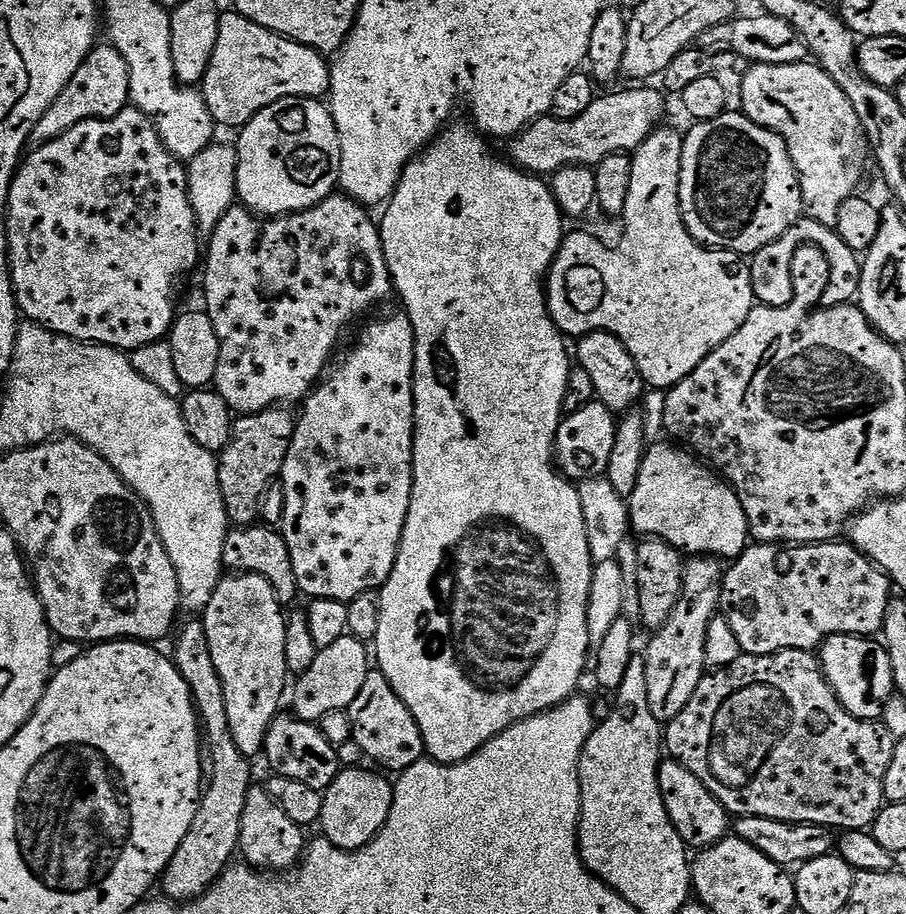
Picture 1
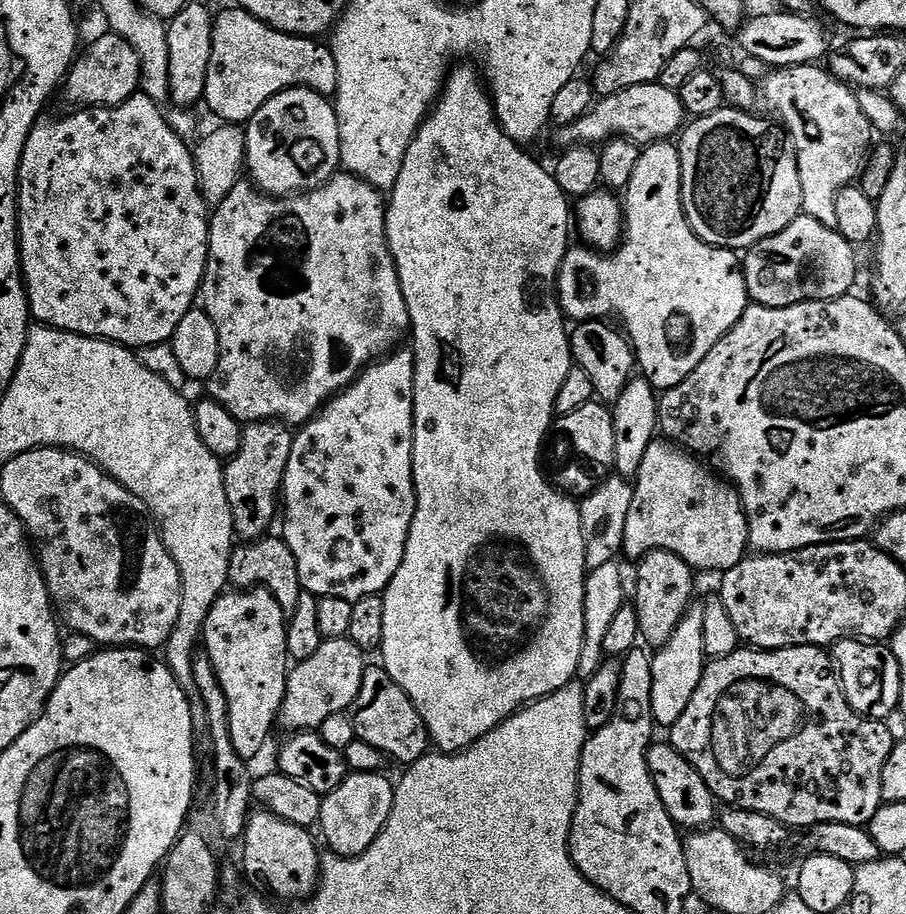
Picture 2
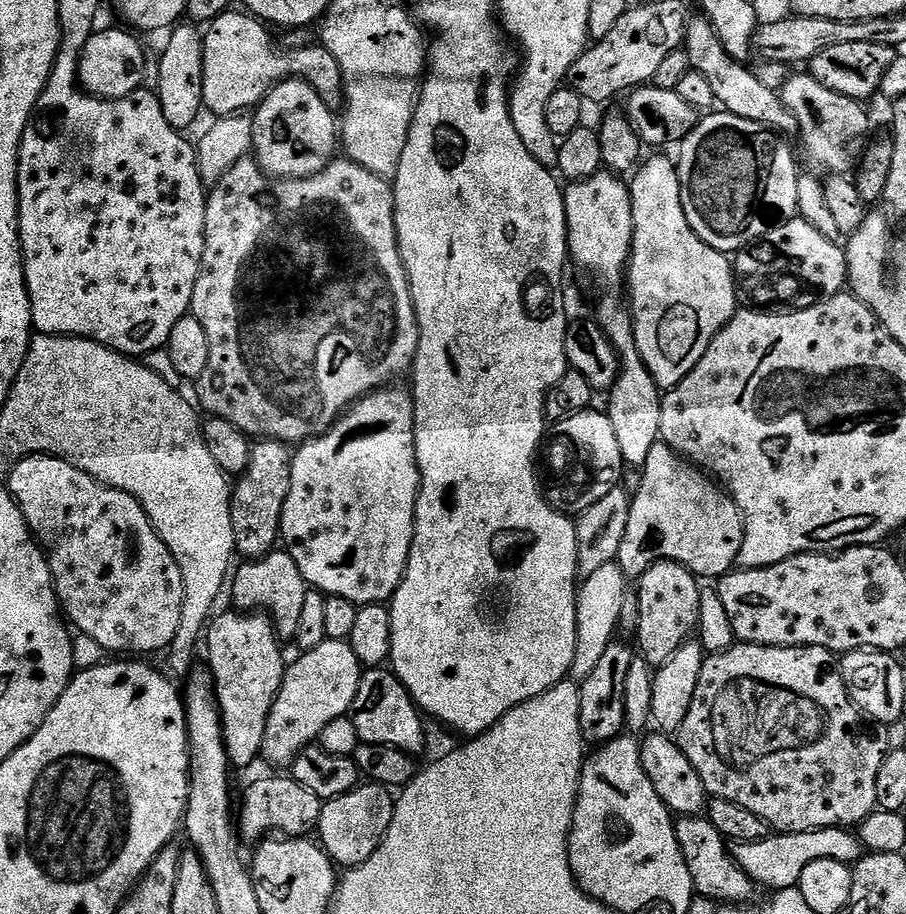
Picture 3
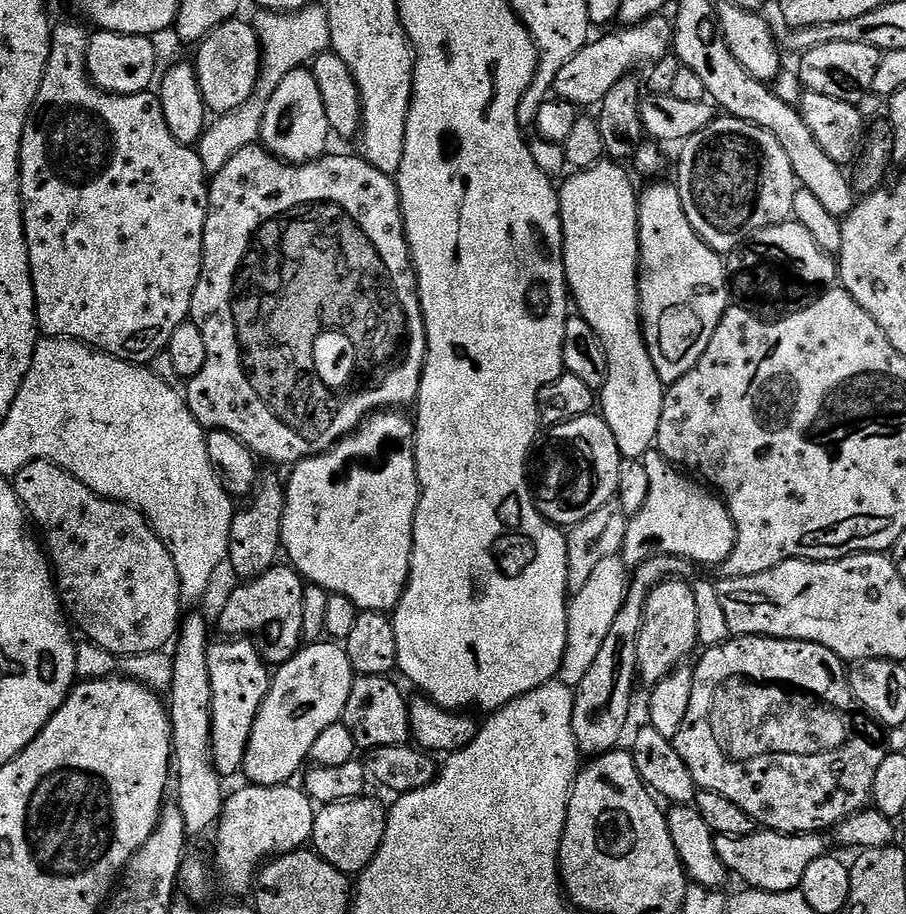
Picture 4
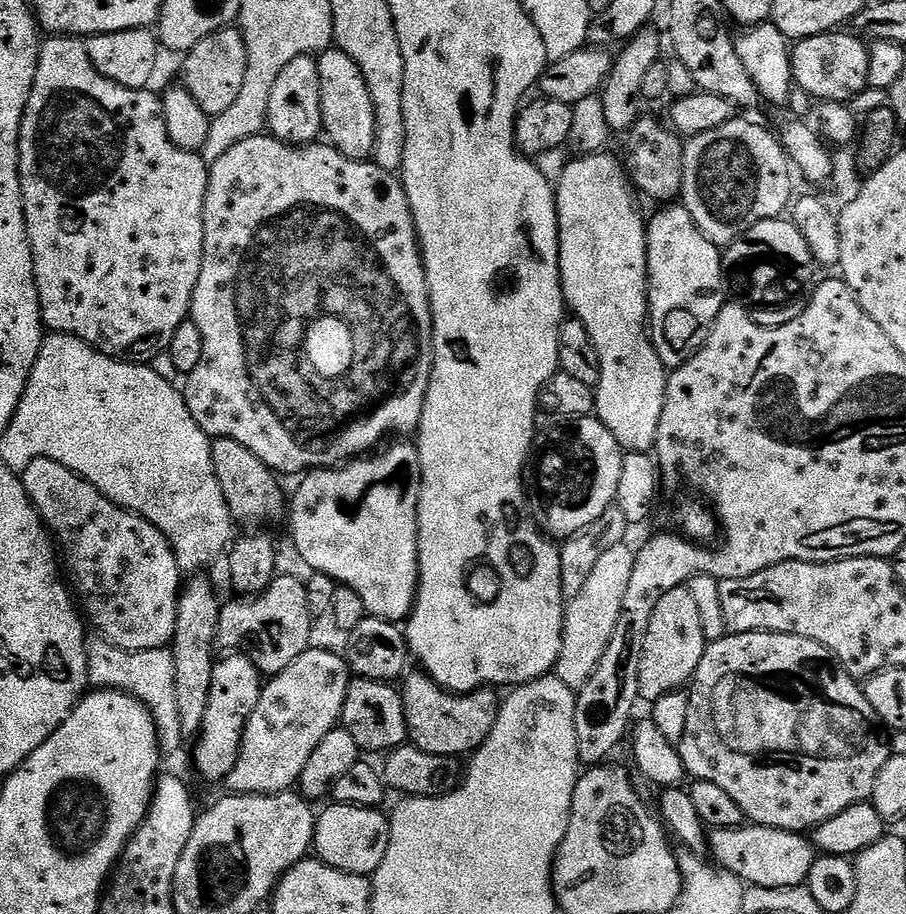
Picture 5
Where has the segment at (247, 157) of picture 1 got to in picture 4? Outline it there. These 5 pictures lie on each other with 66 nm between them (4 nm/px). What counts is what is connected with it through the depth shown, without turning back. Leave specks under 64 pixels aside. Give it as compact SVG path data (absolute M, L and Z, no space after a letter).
M307 67L296 68L286 74L282 82L278 82L278 90L274 90L266 106L260 131L263 147L279 160L287 160L290 164L308 164L329 151L328 136L330 129L326 106L322 102L322 90L318 90L316 75Z

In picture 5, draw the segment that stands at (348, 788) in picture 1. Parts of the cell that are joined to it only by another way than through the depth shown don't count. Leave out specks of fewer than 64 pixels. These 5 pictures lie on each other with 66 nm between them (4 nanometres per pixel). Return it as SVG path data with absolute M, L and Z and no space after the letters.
M329 803L329 808L319 813L316 822L314 852L324 863L344 872L371 873L382 866L386 846L390 842L390 820L380 808L359 808L349 804Z

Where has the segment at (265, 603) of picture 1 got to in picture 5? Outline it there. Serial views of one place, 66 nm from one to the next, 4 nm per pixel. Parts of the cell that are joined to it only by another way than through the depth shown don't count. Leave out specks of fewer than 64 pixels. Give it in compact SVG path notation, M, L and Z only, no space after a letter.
M243 654L225 656L228 656L225 660L217 659L212 665L210 702L206 702L206 718L195 737L196 749L192 752L201 776L206 780L220 782L227 781L230 770L234 770L234 762L238 762L244 727L250 714L254 714L254 706L258 706L258 698L265 685L261 672L254 666L249 656Z

